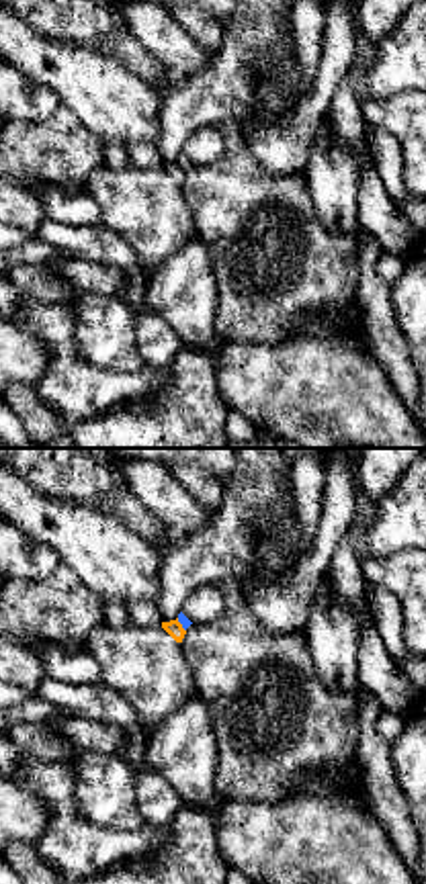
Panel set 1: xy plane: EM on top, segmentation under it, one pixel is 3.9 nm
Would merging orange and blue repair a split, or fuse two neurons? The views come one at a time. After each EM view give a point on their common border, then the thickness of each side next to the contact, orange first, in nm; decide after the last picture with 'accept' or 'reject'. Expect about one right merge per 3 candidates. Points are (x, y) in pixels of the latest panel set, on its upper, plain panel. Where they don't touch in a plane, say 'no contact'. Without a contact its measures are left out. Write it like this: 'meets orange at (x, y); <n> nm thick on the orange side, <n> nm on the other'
meets orange at (181, 166); 70 nm thick on the orange side, 40 nm on the other

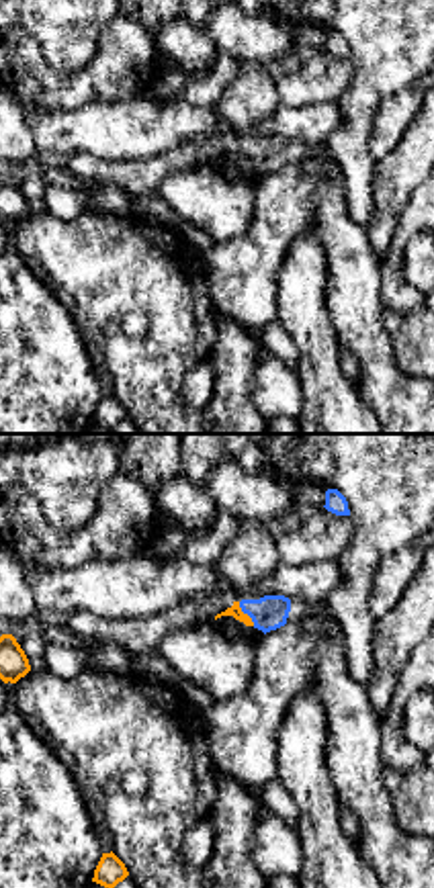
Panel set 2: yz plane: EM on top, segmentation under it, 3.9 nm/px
meets orange at (246, 156); 50 nm thick on the orange side, 140 nm on the other

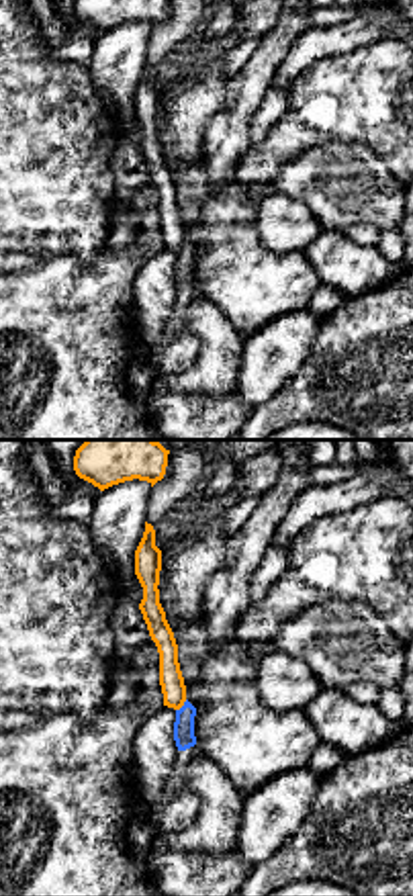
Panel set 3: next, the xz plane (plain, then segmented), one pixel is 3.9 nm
meets orange at (180, 248); 100 nm thick on the orange side, 80 nm on the other

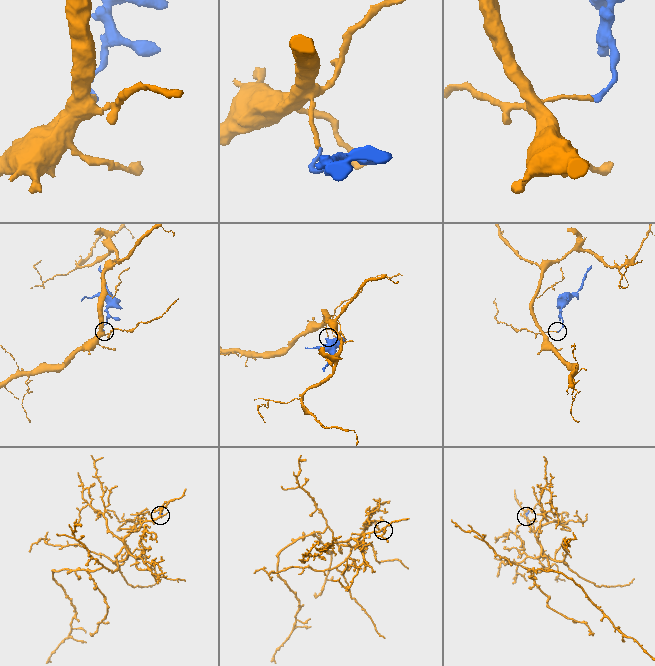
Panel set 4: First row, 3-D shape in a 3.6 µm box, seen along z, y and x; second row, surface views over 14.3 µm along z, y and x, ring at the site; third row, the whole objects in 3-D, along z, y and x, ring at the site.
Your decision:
reject

